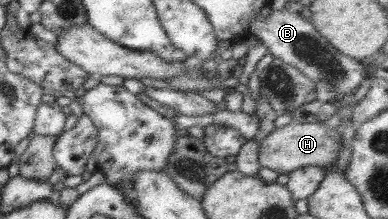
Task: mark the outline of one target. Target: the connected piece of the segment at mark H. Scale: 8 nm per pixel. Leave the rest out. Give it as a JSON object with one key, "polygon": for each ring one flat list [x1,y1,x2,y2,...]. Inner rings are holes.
{"polygon":[[292,121,284,127,273,129,265,139,258,141,258,162,263,167,281,174,305,166,325,167,333,163,341,151,342,136,337,129,324,123,305,123]]}

